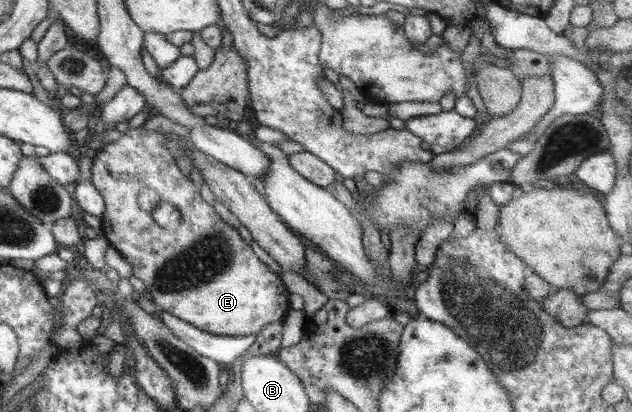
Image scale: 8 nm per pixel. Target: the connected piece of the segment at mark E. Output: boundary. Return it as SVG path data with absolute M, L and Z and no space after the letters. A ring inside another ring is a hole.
M144 126L129 129L94 156L91 183L102 193L105 202L102 236L131 264L133 274L143 280L145 294L154 303L202 332L214 336L250 336L258 334L268 323L282 322L291 308L291 293L281 275L260 261L238 230L222 221L214 207L202 199L192 179L179 170L176 159L170 155L166 137L163 132L145 130ZM163 200L181 212L178 224L162 228L154 222L151 212Z

